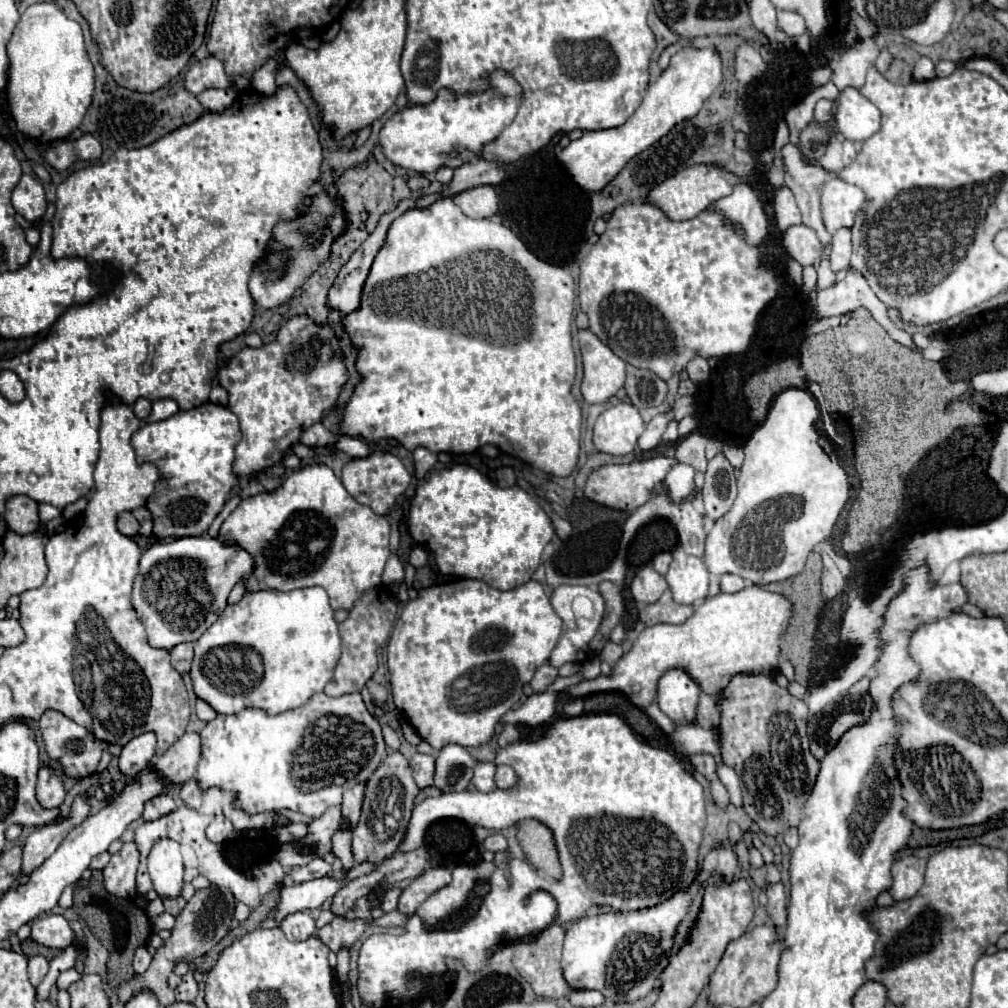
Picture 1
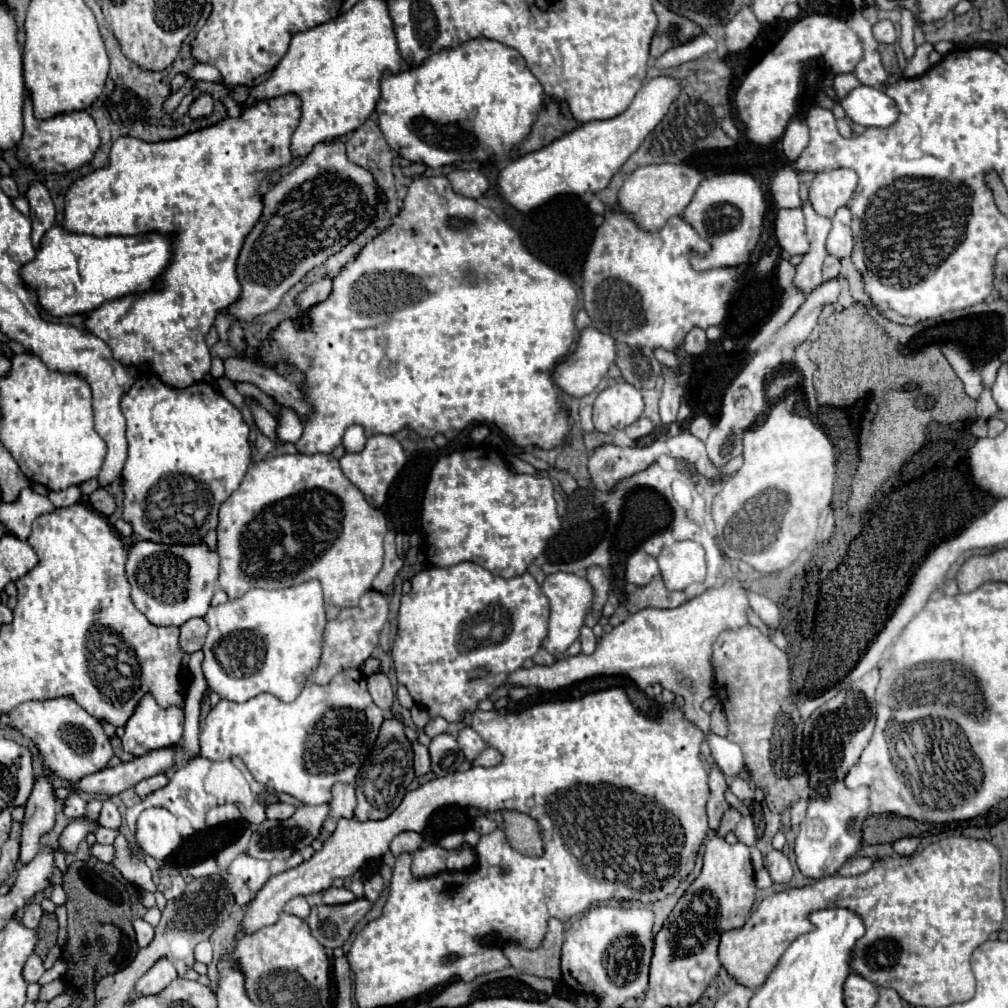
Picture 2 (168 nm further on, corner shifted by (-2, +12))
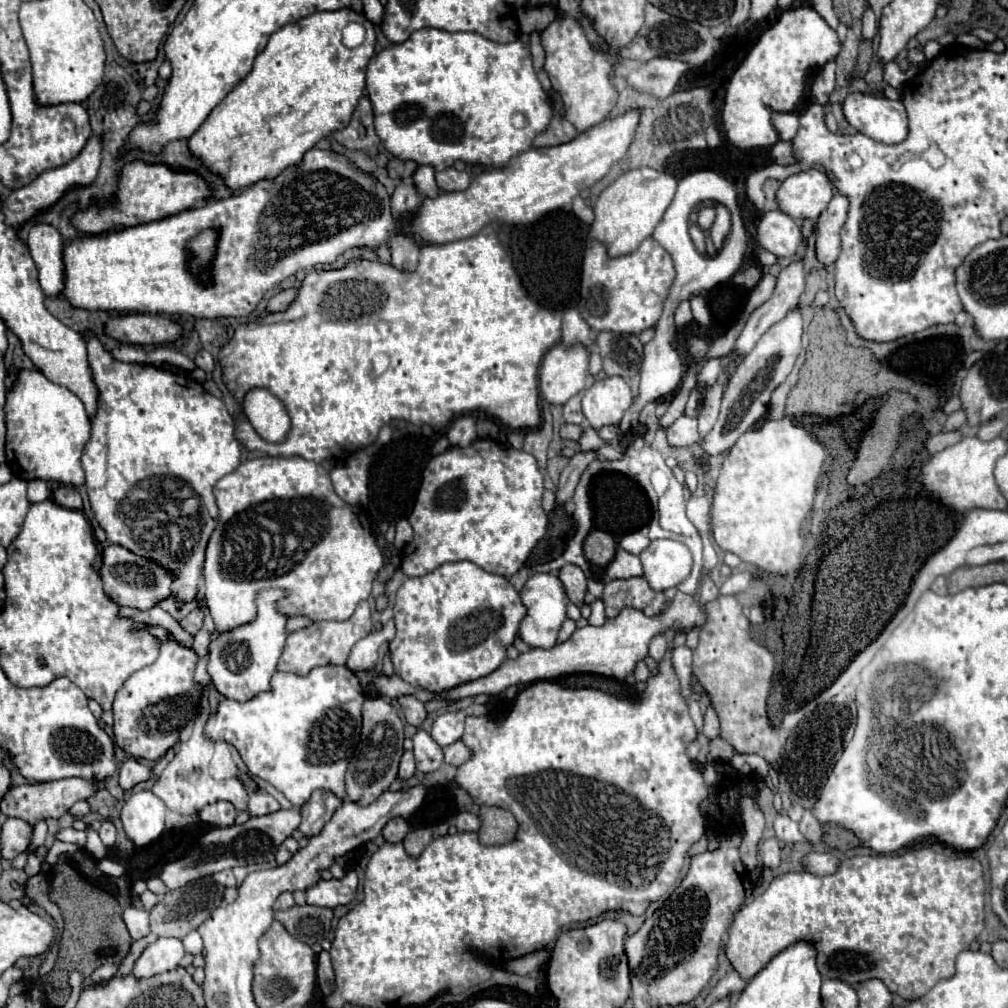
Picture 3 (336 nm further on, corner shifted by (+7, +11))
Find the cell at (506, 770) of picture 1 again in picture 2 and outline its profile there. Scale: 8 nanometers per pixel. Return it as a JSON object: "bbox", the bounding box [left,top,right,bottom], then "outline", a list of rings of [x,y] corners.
{"bbox":[474,748,502,768],"outline":[[[486,748],[486,750],[474,760],[474,764],[476,764],[476,766],[490,768],[490,766],[498,766],[500,760],[502,760],[502,754],[500,754],[500,752],[496,752],[494,748]]]}

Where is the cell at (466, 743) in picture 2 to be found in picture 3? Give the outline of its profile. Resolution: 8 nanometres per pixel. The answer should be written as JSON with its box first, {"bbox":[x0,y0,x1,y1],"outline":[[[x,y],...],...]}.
{"bbox":[431,703,486,745],"outline":[[[473,703],[466,709],[455,711],[443,711],[437,715],[437,719],[431,725],[431,737],[439,745],[451,745],[461,739],[464,733],[465,717],[469,715],[481,716],[486,714],[486,705]]]}

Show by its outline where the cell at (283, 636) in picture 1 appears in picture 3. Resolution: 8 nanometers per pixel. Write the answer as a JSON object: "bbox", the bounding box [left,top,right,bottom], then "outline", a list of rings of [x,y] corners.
{"bbox":[207,589,287,701],"outline":[[[267,589],[259,593],[257,597],[257,619],[241,625],[239,629],[233,629],[231,633],[213,633],[211,645],[209,645],[209,665],[207,671],[211,675],[213,685],[219,693],[223,693],[227,699],[235,701],[249,701],[257,693],[263,693],[269,689],[271,675],[277,671],[277,661],[283,653],[283,645],[287,639],[285,623],[287,617],[275,609],[279,597],[283,597],[283,589]]]}

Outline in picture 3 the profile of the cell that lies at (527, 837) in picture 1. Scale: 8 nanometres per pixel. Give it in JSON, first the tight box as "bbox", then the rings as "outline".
{"bbox":[477,805,517,845],"outline":[[[481,805],[481,829],[477,831],[483,845],[503,845],[515,839],[517,821],[515,817],[501,807]]]}

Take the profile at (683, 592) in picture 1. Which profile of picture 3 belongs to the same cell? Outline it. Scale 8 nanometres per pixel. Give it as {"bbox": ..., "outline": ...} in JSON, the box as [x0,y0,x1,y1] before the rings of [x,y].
{"bbox":[639,539,691,591],"outline":[[[655,539],[639,555],[643,565],[643,577],[653,591],[665,591],[677,587],[691,573],[691,553],[675,539]]]}

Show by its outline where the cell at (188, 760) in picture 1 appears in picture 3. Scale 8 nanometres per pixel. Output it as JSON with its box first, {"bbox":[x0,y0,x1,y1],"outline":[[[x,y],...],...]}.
{"bbox":[1,777,99,827],"outline":[[[77,777],[49,781],[49,783],[27,783],[27,785],[19,785],[19,787],[9,787],[9,791],[5,793],[5,797],[1,801],[1,813],[5,813],[7,817],[23,819],[31,827],[35,827],[37,821],[41,821],[41,819],[49,819],[49,817],[59,819],[63,813],[67,813],[71,809],[71,805],[75,801],[89,799],[97,789],[99,789],[99,783],[87,781],[87,779],[77,779]]]}

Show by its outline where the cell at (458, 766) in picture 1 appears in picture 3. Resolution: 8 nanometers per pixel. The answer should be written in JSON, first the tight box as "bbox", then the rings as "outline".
{"bbox":[413,729,443,773],"outline":[[[419,729],[413,735],[413,753],[415,753],[417,771],[421,771],[421,773],[437,771],[441,767],[441,763],[443,763],[443,751],[441,751],[441,747],[423,729]]]}

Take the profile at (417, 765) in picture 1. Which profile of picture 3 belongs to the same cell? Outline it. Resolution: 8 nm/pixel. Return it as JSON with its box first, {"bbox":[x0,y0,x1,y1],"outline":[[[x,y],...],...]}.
{"bbox":[399,751,415,779],"outline":[[[405,751],[399,763],[399,777],[401,779],[409,779],[415,773],[415,759],[413,759],[413,751]]]}

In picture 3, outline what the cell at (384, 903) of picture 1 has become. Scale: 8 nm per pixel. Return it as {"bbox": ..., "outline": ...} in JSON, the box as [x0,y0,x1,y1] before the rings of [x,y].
{"bbox":[305,871,357,907],"outline":[[[347,871],[343,875],[343,879],[319,879],[313,887],[309,887],[305,891],[307,903],[309,905],[319,905],[319,907],[337,907],[337,905],[345,905],[349,901],[355,899],[355,891],[357,891],[357,873],[355,871]]]}

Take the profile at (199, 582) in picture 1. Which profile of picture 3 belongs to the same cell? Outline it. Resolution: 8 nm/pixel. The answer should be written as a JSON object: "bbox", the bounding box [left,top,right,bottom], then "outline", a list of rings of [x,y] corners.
{"bbox":[101,545,173,609],"outline":[[[107,545],[101,553],[101,579],[103,579],[103,589],[111,601],[117,605],[125,607],[137,607],[137,609],[149,609],[157,601],[167,599],[171,595],[169,585],[173,577],[167,573],[167,569],[155,565],[149,559],[137,557],[129,549],[123,549],[121,545]]]}

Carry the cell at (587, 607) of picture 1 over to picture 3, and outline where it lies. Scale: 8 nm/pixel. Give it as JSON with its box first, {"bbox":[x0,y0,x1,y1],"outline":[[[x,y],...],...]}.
{"bbox":[519,573,565,649],"outline":[[[535,573],[529,577],[521,589],[521,603],[527,607],[525,617],[519,623],[519,637],[529,645],[529,647],[543,647],[549,649],[557,643],[557,633],[561,629],[565,615],[565,593],[561,581],[551,575],[551,573]]]}

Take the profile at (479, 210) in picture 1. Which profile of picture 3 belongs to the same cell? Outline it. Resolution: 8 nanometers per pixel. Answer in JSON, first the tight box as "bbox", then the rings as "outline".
{"bbox":[435,167,469,191],"outline":[[[455,167],[437,171],[435,179],[437,179],[437,185],[441,191],[463,191],[469,185],[469,175],[465,171],[457,171]]]}

